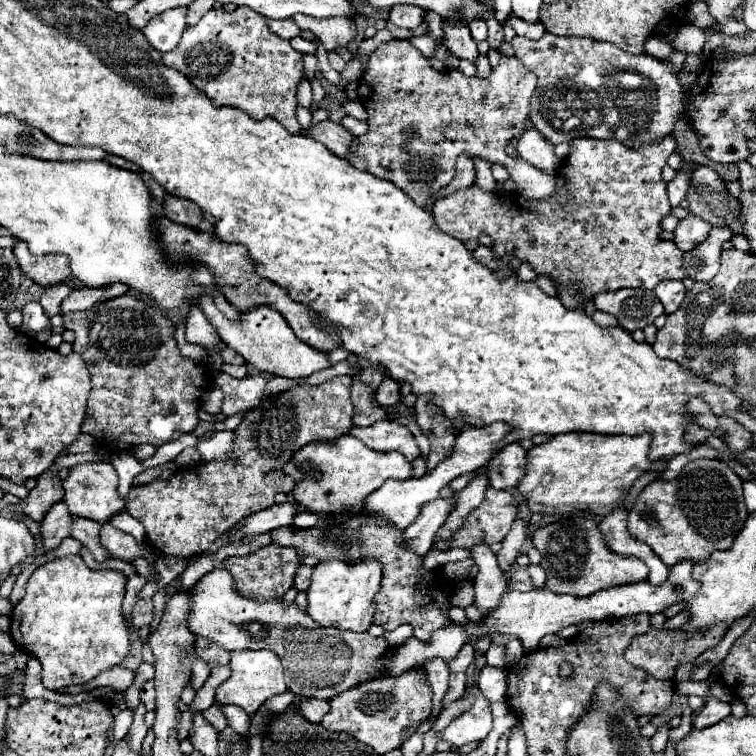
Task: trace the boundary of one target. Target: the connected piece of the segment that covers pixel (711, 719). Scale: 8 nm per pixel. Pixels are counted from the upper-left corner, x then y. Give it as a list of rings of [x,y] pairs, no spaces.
[[[708,698],[708,702],[704,704],[704,708],[698,712],[694,726],[712,726],[714,722],[720,722],[722,718],[726,718],[730,714],[730,704],[728,702],[720,702],[716,698]]]

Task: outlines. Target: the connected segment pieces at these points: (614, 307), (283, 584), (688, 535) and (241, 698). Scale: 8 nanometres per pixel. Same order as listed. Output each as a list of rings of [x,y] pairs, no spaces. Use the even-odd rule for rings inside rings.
[[[614,290],[594,296],[596,308],[616,316],[618,324],[628,330],[644,330],[656,316],[664,314],[660,300],[652,290]]]
[[[272,542],[268,546],[262,546],[254,554],[248,554],[248,556],[242,556],[242,558],[226,558],[224,566],[234,576],[236,588],[244,596],[250,596],[250,598],[256,598],[256,600],[270,600],[270,598],[284,596],[286,590],[294,584],[294,574],[300,566],[300,560],[298,560],[298,552],[294,548],[284,548],[284,546],[278,546],[278,544]],[[252,580],[260,588],[252,588]]]
[[[700,458],[688,462],[674,480],[654,480],[638,494],[628,514],[628,532],[646,542],[666,566],[674,566],[684,558],[702,562],[712,550],[730,548],[746,518],[740,476],[724,460]]]
[[[240,650],[232,652],[230,660],[232,676],[222,682],[216,690],[216,700],[220,704],[236,704],[246,710],[246,714],[254,714],[266,700],[270,700],[276,694],[286,692],[286,682],[284,682],[284,672],[278,656],[270,650]]]

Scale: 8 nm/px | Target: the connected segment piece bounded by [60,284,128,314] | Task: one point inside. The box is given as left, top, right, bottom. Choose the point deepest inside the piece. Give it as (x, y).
(84, 298)

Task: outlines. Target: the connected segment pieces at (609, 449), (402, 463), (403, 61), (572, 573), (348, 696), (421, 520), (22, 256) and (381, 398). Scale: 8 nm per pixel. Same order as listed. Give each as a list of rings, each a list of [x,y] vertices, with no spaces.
[[[556,434],[546,444],[538,444],[528,450],[526,462],[526,476],[518,482],[520,492],[528,500],[532,512],[544,514],[566,514],[572,510],[588,510],[600,516],[610,514],[614,508],[622,506],[632,484],[650,470],[652,460],[648,458],[650,452],[650,434],[640,436],[604,436],[604,434]]]
[[[346,434],[334,440],[334,444],[306,444],[306,448],[298,450],[290,464],[286,464],[286,474],[296,482],[292,490],[296,502],[306,506],[310,512],[326,516],[354,516],[362,510],[366,496],[378,490],[388,478],[410,480],[412,464],[400,452],[376,452],[364,446],[358,438]]]
[[[408,40],[384,42],[372,52],[368,68],[358,80],[358,100],[368,112],[368,132],[352,140],[346,160],[356,170],[372,172],[376,178],[390,180],[394,186],[404,190],[420,208],[424,208],[432,200],[438,188],[450,184],[456,170],[456,158],[462,152],[468,152],[468,156],[474,156],[472,152],[484,152],[484,160],[488,160],[490,164],[498,162],[506,166],[510,178],[518,184],[518,194],[536,200],[548,198],[554,194],[556,176],[534,170],[534,166],[526,164],[524,160],[516,160],[506,154],[506,146],[528,128],[530,98],[534,90],[536,76],[528,72],[516,58],[502,58],[502,62],[492,68],[488,78],[480,78],[464,76],[460,70],[436,72],[430,66],[430,60]]]
[[[572,516],[536,528],[532,534],[532,542],[536,550],[542,554],[540,566],[546,572],[546,588],[556,594],[590,596],[602,588],[640,582],[648,578],[646,564],[634,556],[620,556],[612,552],[606,546],[606,540],[602,538],[598,524],[588,516]]]
[[[410,670],[402,676],[366,680],[330,700],[330,712],[322,718],[326,730],[338,730],[368,744],[378,754],[400,746],[402,730],[428,718],[432,712],[432,690],[424,670]]]
[[[454,496],[438,498],[438,500],[432,500],[430,504],[422,506],[416,522],[404,530],[404,538],[414,548],[414,552],[426,554],[430,550],[430,546],[434,542],[434,534],[450,516],[450,508],[454,508]]]
[[[22,240],[16,242],[14,256],[22,272],[44,288],[62,284],[70,278],[70,260],[66,260],[66,256],[34,256],[30,254],[28,244]]]
[[[386,374],[382,384],[376,390],[376,400],[380,406],[386,406],[386,408],[396,406],[400,402],[400,384]]]

